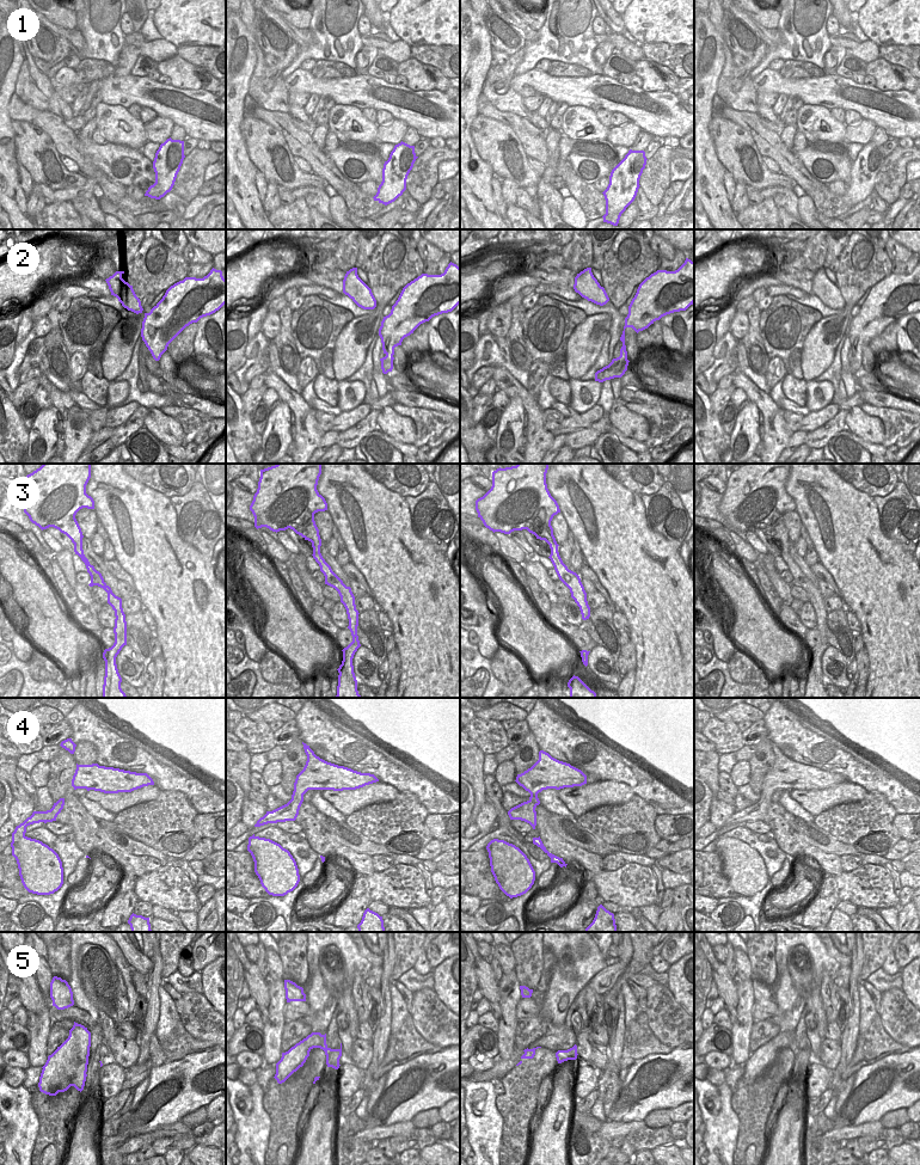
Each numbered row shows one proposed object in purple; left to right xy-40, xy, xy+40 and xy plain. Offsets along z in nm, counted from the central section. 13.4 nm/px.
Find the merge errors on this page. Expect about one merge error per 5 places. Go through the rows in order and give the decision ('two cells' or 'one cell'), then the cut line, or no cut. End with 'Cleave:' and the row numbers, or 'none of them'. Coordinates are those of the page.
1: one cell; no cut
2: one cell; no cut
3: one cell; no cut
4: one cell; no cut
5: one cell; no cut
Cleave: none of them

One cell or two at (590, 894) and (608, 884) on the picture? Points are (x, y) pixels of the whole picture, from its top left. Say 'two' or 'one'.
two

